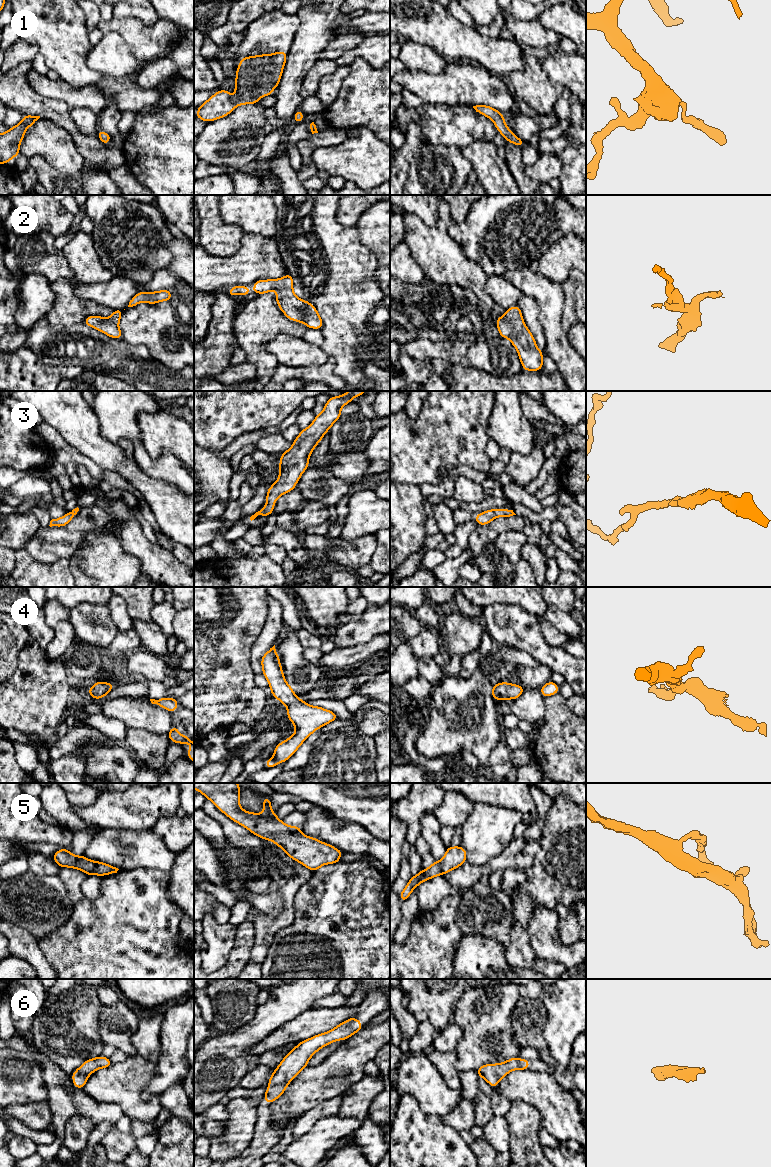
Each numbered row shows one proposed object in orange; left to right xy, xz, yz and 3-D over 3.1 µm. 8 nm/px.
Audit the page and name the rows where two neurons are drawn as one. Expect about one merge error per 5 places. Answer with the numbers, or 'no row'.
no row

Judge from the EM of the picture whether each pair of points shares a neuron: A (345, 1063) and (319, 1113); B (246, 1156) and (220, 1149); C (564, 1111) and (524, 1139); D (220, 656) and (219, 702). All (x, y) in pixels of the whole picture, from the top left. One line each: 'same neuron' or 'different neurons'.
A: different neurons
B: different neurons
C: different neurons
D: same neuron

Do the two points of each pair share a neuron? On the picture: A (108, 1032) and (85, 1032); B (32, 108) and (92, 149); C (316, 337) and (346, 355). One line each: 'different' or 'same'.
A: different
B: same
C: different

